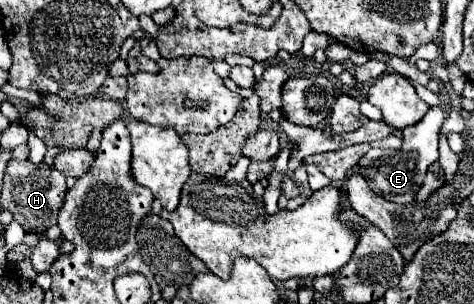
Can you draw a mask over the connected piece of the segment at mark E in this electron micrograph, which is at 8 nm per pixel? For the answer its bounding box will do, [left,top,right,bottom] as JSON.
[357,108,447,204]

